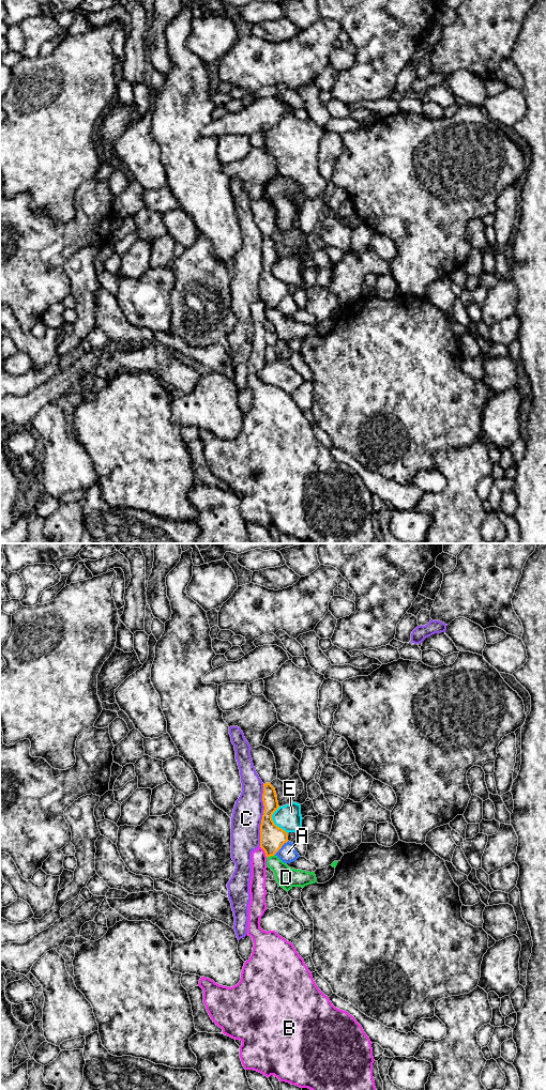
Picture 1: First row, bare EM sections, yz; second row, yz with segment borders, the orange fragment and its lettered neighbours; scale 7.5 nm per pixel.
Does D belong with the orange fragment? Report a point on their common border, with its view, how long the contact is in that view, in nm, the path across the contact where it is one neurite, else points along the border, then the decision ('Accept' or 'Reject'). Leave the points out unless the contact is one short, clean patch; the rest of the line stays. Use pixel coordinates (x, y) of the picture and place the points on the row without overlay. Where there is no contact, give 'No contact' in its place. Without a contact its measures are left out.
Touches orange at yz (270, 308). Shared border 70 nm. Boundary: yz (274, 306), (267, 310). Reject

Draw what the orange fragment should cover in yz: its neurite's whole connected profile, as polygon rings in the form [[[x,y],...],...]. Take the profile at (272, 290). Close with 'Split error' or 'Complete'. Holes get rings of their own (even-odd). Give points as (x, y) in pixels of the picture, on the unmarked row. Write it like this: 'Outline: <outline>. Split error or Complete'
Outline: [[[271,235],[263,236],[262,254],[264,262],[260,277],[260,300],[268,310],[274,308],[288,294],[288,286],[277,279],[272,272],[273,265],[279,258],[275,241]]]. Complete

